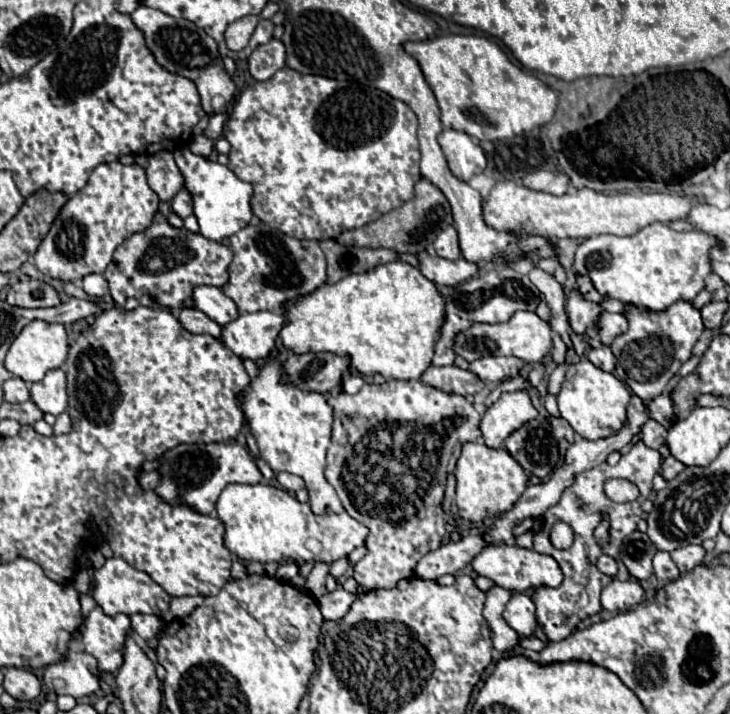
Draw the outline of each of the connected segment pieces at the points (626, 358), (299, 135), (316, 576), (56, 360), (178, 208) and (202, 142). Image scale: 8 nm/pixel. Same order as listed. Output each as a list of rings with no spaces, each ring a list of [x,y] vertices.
[[[677,302],[663,312],[649,314],[641,314],[637,312],[637,306],[627,304],[625,316],[629,320],[629,330],[617,336],[611,344],[611,350],[617,358],[613,374],[623,380],[641,400],[649,402],[665,390],[677,370],[693,356],[693,346],[705,328],[699,310],[695,310],[691,302]]]
[[[287,66],[275,72],[271,80],[255,82],[241,94],[223,136],[231,144],[229,168],[237,178],[253,184],[253,214],[271,228],[299,240],[339,238],[345,230],[373,222],[413,200],[413,186],[421,178],[417,116],[405,102],[377,90],[367,94],[351,82],[299,74]]]
[[[315,564],[311,574],[305,580],[305,590],[313,596],[313,598],[321,598],[327,590],[325,590],[325,578],[329,572],[329,564]]]
[[[33,320],[13,340],[13,344],[7,352],[7,358],[5,358],[5,368],[13,376],[17,376],[17,378],[21,378],[29,384],[39,382],[39,380],[43,380],[45,372],[49,372],[51,368],[63,368],[65,366],[67,350],[69,350],[67,332],[61,324],[49,324],[49,322],[43,322],[43,320]]]
[[[187,188],[179,190],[177,196],[173,198],[173,212],[177,212],[181,218],[187,218],[193,212],[193,204],[191,204],[191,192],[187,192]]]
[[[201,134],[201,136],[195,136],[195,138],[191,140],[191,144],[189,144],[189,148],[191,148],[193,154],[197,154],[197,156],[205,156],[205,158],[211,156],[213,146],[215,146],[215,142],[209,140],[209,138],[203,136],[203,134]]]

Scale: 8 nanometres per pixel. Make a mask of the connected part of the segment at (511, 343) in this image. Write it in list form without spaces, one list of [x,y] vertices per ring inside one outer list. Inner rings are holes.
[[[515,312],[515,316],[505,324],[473,324],[455,340],[455,352],[469,362],[481,356],[517,356],[525,362],[541,362],[551,348],[551,326],[535,312]]]

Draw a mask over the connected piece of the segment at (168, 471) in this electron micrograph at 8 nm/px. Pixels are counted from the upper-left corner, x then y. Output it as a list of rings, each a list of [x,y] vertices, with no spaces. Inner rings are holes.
[[[179,444],[163,454],[159,470],[163,480],[155,492],[171,504],[181,500],[201,514],[213,514],[215,500],[227,484],[259,484],[263,480],[255,458],[241,444]]]

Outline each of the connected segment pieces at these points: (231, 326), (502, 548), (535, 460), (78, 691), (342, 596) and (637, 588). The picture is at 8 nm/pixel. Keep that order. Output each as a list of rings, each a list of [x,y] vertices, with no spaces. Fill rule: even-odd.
[[[283,312],[241,314],[237,320],[223,326],[221,340],[239,358],[267,358],[279,340],[279,332],[287,322]]]
[[[507,544],[487,546],[481,550],[481,554],[473,558],[473,568],[479,576],[487,576],[497,586],[507,588],[511,592],[525,592],[529,588],[541,588],[541,586],[559,588],[559,584],[563,582],[563,572],[553,556],[539,554],[535,550],[527,550],[521,546],[507,546]]]
[[[545,418],[523,424],[507,438],[505,448],[523,470],[541,480],[559,464],[557,440],[551,436],[551,424]]]
[[[67,652],[65,662],[51,664],[45,668],[43,680],[57,694],[69,694],[73,698],[91,696],[99,690],[99,666],[97,660],[87,652]],[[55,680],[63,680],[63,688],[55,688]]]
[[[337,586],[335,592],[329,592],[329,594],[325,594],[319,600],[319,608],[321,608],[323,618],[325,620],[339,620],[339,618],[343,618],[349,612],[349,606],[353,604],[355,598],[357,598],[355,594],[349,594],[341,586]]]
[[[613,580],[601,592],[601,606],[605,606],[605,610],[609,612],[627,612],[639,606],[643,598],[645,598],[645,590],[637,580],[627,580],[627,582]]]

